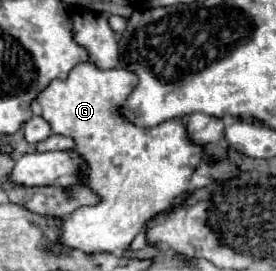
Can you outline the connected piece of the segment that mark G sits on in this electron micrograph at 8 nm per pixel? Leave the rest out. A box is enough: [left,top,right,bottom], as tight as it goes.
[36,62,202,254]

